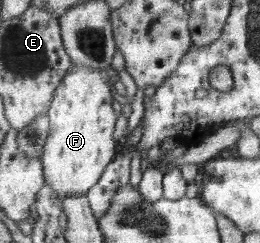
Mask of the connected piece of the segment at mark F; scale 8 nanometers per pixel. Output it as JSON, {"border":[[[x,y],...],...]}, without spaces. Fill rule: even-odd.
{"border":[[[73,65],[56,90],[48,112],[50,133],[42,162],[47,185],[58,192],[61,200],[87,195],[120,151],[115,140],[117,114],[113,99],[118,97],[113,88],[114,78],[117,78],[115,71],[110,68]]]}

